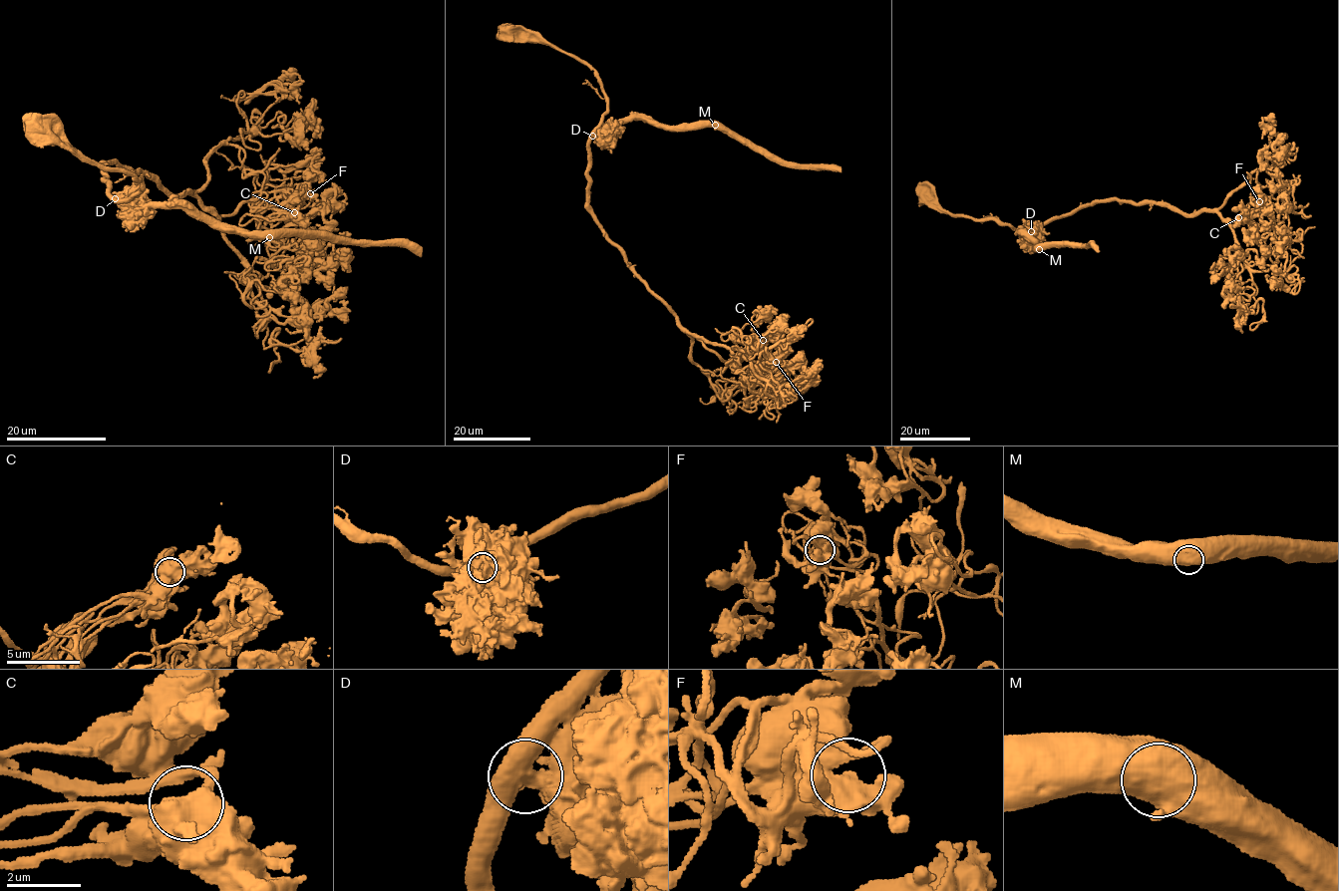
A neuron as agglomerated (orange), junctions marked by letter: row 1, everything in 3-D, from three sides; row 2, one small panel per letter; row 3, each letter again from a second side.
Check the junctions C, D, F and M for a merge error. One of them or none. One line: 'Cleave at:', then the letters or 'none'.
Cleave at: D

